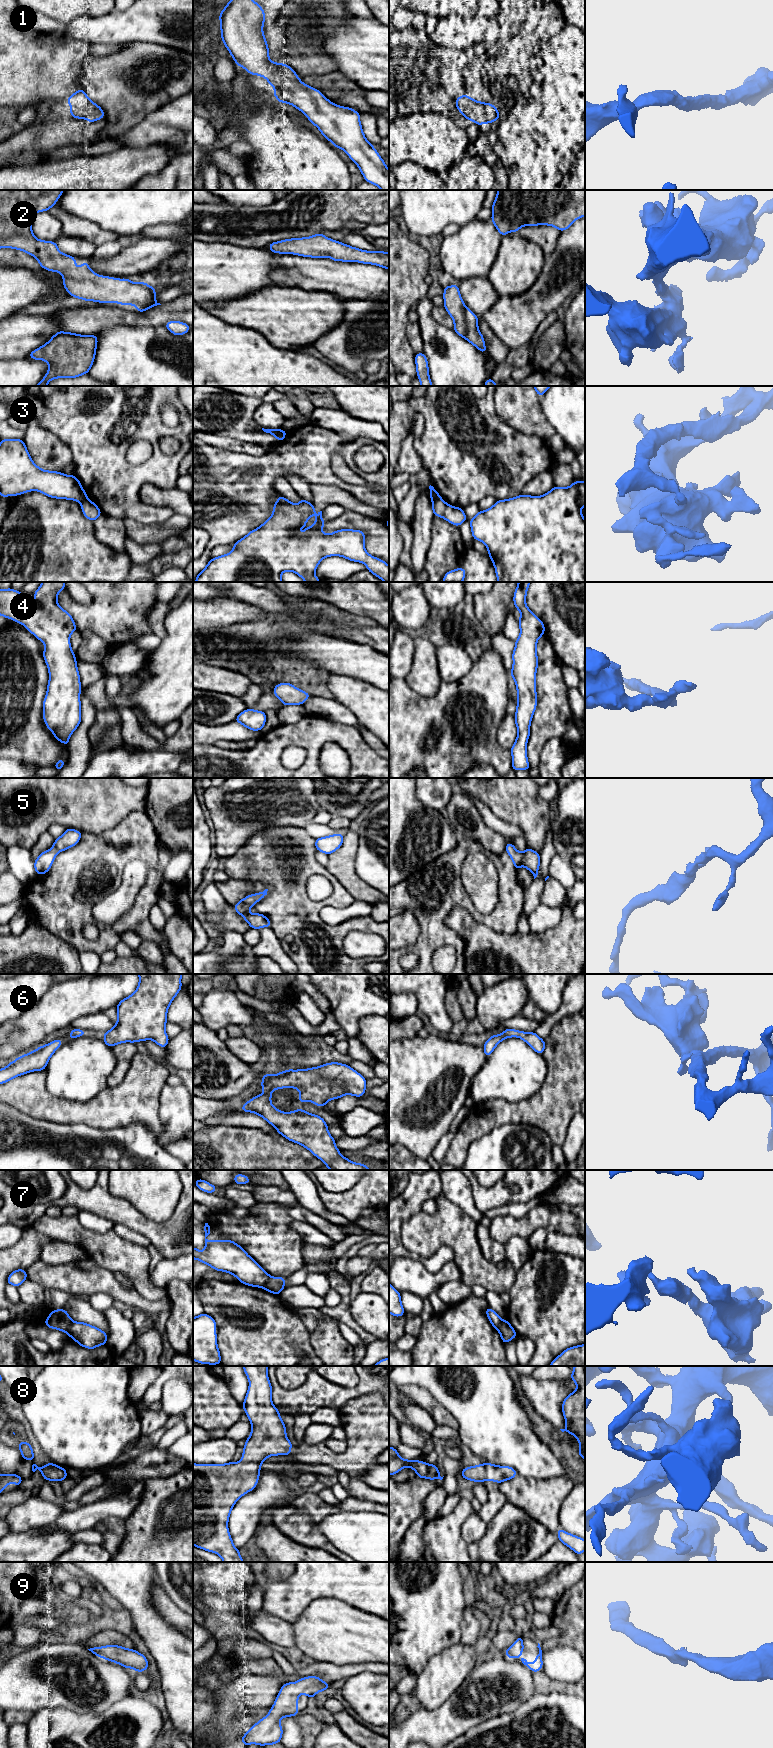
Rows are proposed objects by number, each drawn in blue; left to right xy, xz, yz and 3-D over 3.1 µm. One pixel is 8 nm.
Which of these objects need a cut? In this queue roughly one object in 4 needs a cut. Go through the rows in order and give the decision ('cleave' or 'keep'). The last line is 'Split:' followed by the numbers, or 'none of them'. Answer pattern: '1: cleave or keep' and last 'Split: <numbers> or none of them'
1: keep
2: keep
3: cleave
4: keep
5: keep
6: keep
7: cleave
8: keep
9: keep
Split: 3, 7

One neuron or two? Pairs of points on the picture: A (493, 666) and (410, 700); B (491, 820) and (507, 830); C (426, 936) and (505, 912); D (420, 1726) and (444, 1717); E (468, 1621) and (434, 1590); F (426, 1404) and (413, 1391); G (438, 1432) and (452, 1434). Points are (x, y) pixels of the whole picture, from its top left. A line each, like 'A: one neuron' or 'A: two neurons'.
A: one neuron
B: one neuron
C: one neuron
D: one neuron
E: two neurons
F: one neuron
G: one neuron

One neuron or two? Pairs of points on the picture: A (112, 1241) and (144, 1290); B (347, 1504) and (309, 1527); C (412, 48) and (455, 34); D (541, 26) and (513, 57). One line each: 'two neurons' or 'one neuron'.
A: one neuron
B: one neuron
C: two neurons
D: one neuron

